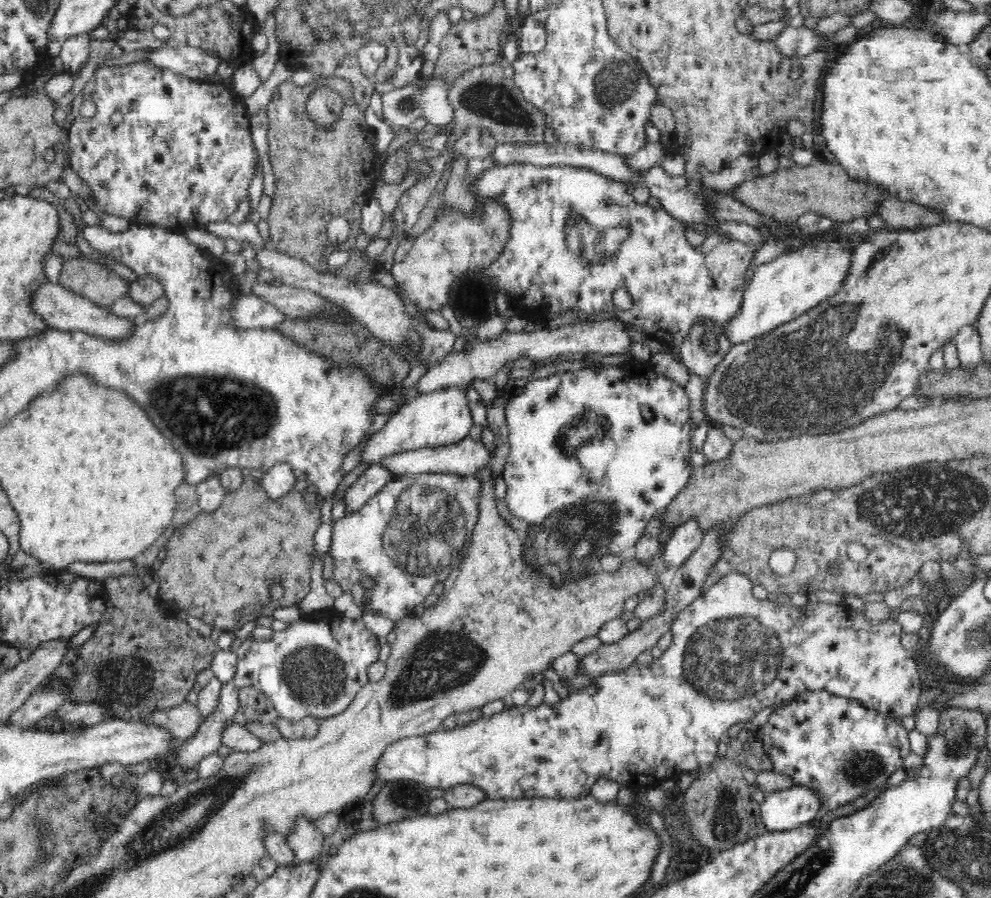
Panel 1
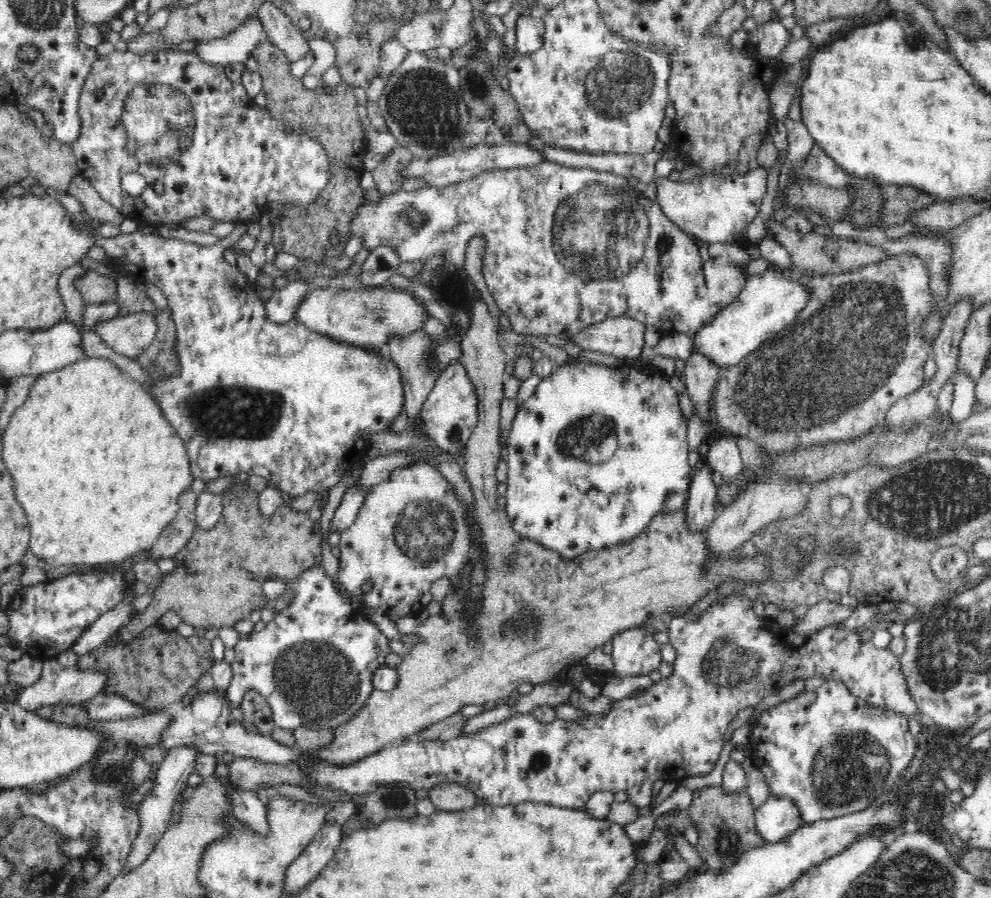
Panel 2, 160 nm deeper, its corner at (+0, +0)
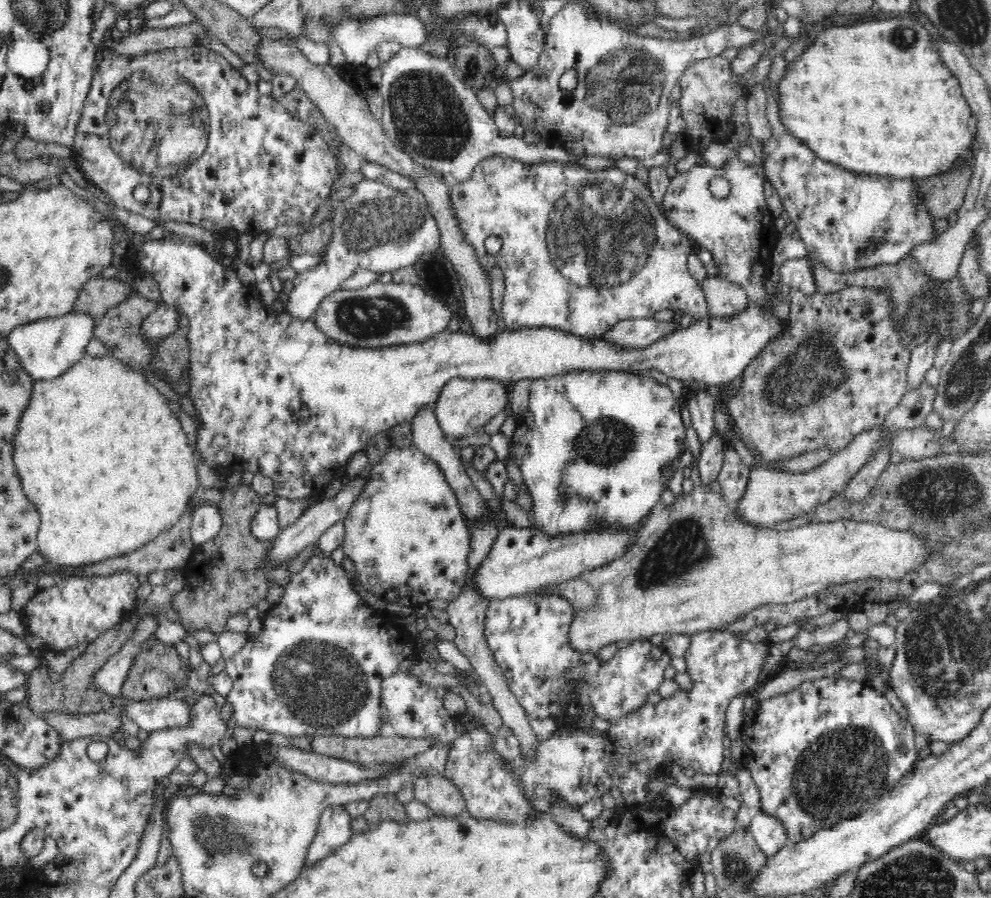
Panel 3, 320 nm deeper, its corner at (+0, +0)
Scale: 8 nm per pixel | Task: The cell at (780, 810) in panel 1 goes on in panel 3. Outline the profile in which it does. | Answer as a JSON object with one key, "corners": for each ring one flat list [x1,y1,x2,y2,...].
{"corners":[[761,808,751,819,749,830,766,856,773,855,789,843,788,829,784,821]]}

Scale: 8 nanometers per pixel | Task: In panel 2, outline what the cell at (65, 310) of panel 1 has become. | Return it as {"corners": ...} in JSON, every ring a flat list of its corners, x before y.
{"corners":[[138,312,96,321,92,329,112,350,136,360,154,340,157,326,152,313]]}

